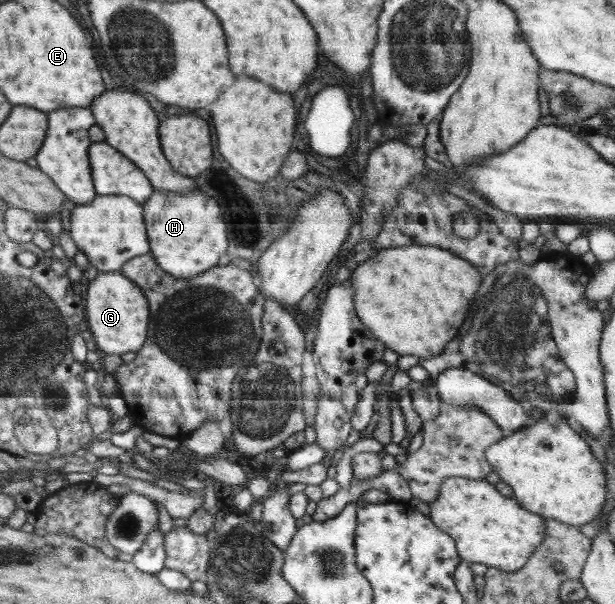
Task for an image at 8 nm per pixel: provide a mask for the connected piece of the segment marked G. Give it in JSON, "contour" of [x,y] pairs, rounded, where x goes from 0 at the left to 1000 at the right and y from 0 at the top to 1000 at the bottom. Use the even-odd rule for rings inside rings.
{"contour":[[[195,449],[161,450],[146,465],[141,492],[143,548],[151,555],[156,575],[172,586],[208,588],[229,578],[239,560],[244,530],[239,493],[224,470]]]}

